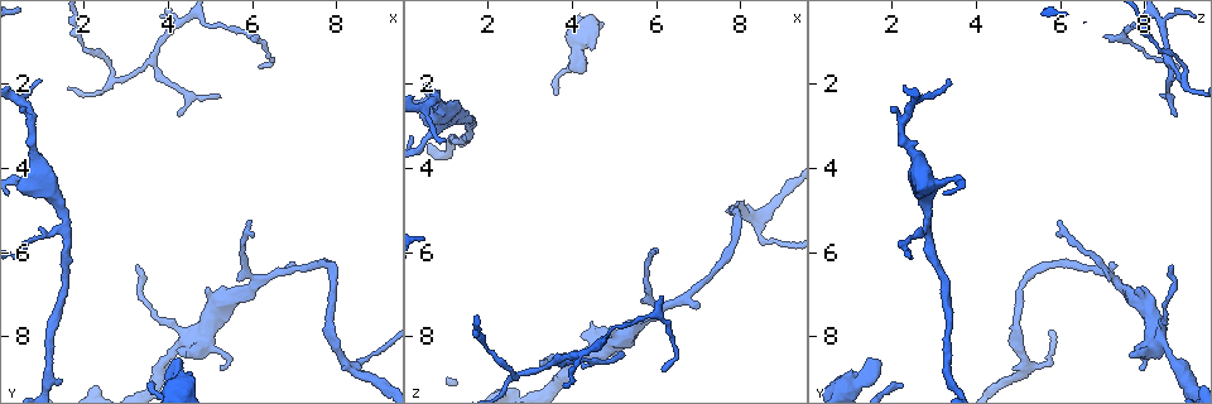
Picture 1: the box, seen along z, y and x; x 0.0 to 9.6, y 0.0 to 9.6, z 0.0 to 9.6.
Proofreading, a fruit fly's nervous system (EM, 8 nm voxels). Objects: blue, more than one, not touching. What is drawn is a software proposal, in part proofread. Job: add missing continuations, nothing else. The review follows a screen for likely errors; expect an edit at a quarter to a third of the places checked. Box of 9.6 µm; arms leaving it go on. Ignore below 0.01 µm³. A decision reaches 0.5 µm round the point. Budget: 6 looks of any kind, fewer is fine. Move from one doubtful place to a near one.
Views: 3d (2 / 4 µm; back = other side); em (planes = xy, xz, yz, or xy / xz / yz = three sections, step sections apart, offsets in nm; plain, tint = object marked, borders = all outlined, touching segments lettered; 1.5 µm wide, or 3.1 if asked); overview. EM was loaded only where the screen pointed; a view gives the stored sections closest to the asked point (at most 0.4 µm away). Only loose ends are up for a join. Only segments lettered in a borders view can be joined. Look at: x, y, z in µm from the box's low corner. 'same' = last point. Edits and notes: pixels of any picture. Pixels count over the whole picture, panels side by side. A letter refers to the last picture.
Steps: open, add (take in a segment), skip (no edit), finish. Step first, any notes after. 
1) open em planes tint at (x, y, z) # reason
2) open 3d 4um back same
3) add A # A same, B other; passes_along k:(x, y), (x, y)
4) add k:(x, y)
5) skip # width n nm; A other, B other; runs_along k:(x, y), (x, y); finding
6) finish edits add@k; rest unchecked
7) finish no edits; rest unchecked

open em xy step 8 tint at (5.30, 8.85, 8.00) # branch stops here

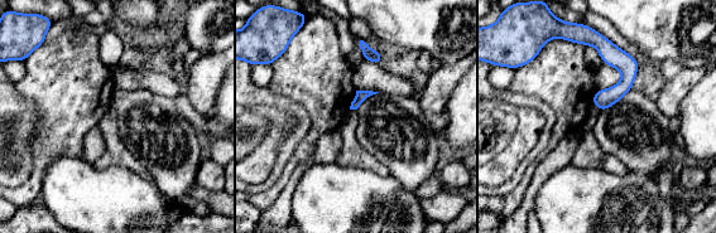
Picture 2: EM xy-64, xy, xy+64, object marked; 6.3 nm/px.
open em planes borders same # another direction

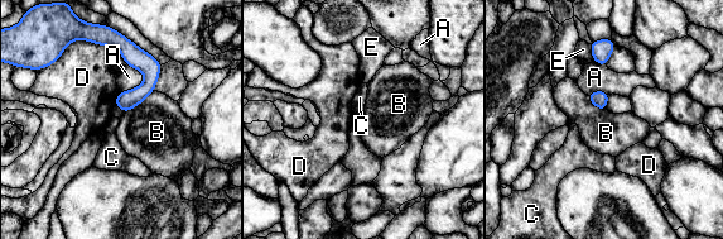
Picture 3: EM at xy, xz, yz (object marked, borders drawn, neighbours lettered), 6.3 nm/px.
skip # A other, B other, C other, D other, E other; no lettered segment goes on from it

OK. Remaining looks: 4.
open em planes plain at (5.95, 5.25, 5.90) # thin end

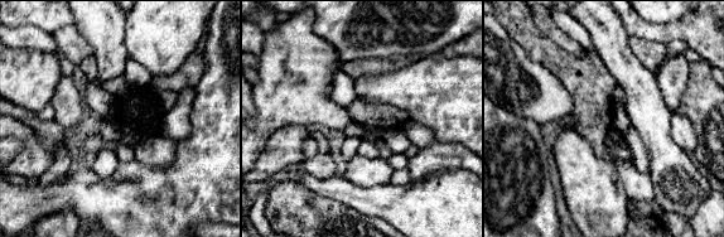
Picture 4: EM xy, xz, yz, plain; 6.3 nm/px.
open em planes borders same

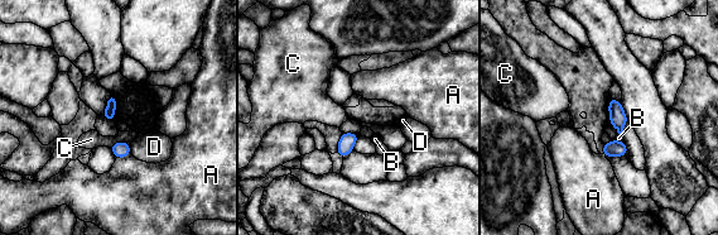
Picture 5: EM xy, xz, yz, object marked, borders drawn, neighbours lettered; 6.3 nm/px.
skip # A other, B other, C other, D other; border 5:(129, 143), (114, 142), (109, 147); no lettered segment goes on from it

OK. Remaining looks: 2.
open em planes borders at (4.25, 2.80, 8.70) # branch stops here

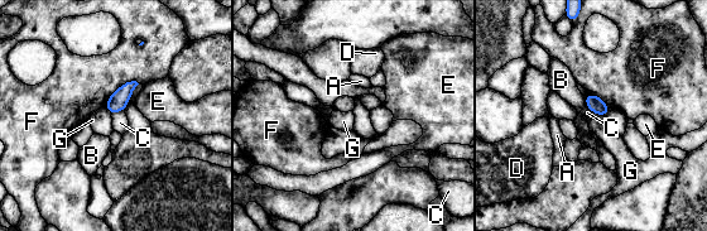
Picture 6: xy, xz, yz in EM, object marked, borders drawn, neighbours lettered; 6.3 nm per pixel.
skip # width 100 nm; A other, B other, C other, D other, E other, F other, G other; border 6:(591, 111), (604, 118); none of them fits

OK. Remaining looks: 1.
finish no edits; rest unchecked

